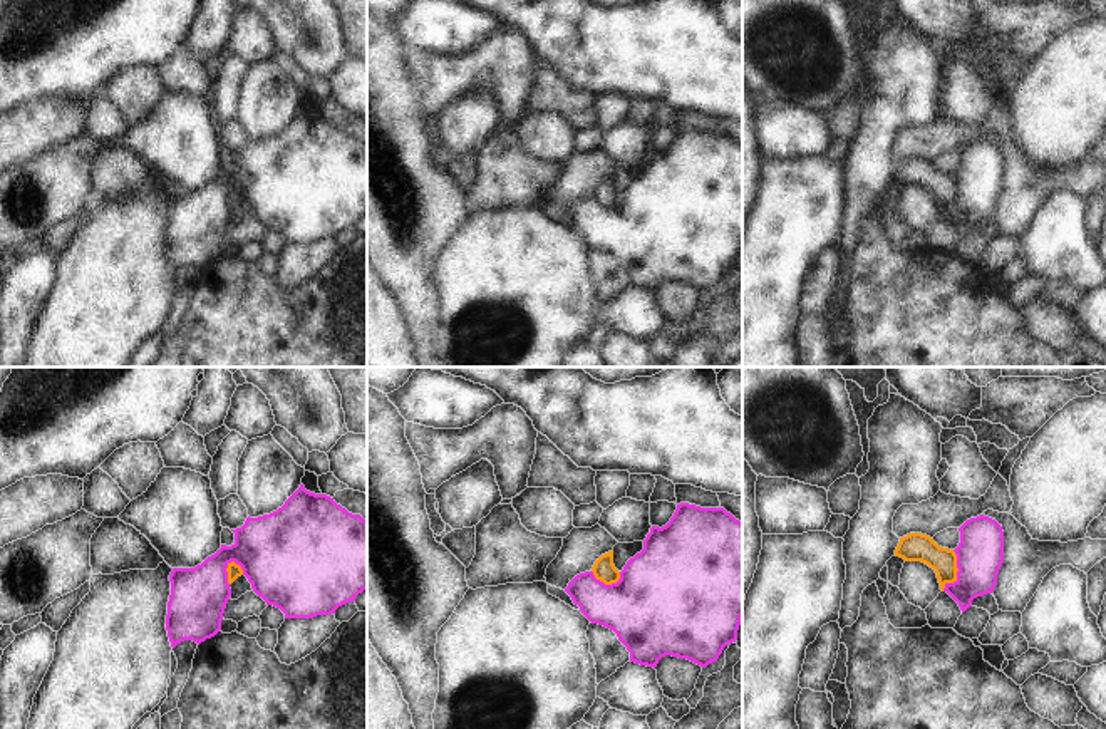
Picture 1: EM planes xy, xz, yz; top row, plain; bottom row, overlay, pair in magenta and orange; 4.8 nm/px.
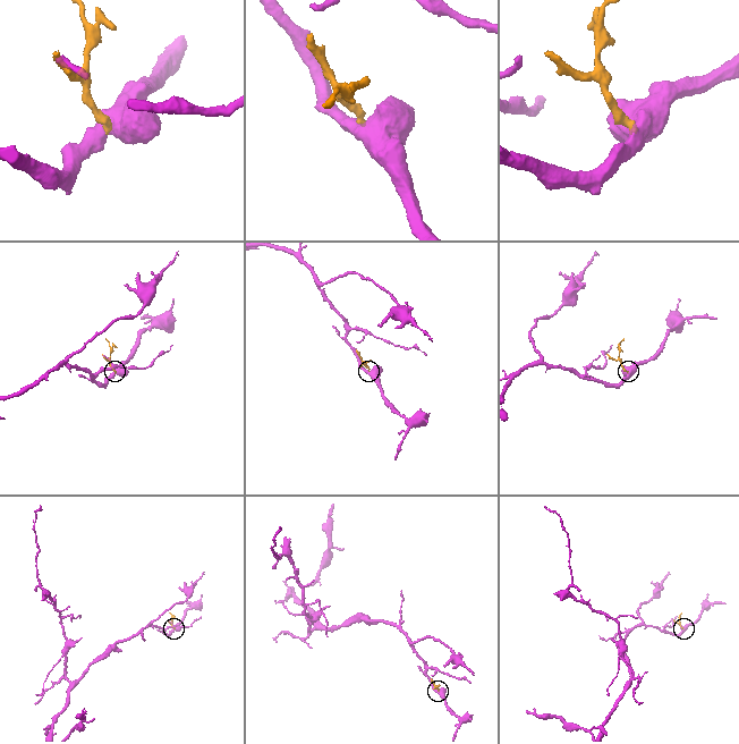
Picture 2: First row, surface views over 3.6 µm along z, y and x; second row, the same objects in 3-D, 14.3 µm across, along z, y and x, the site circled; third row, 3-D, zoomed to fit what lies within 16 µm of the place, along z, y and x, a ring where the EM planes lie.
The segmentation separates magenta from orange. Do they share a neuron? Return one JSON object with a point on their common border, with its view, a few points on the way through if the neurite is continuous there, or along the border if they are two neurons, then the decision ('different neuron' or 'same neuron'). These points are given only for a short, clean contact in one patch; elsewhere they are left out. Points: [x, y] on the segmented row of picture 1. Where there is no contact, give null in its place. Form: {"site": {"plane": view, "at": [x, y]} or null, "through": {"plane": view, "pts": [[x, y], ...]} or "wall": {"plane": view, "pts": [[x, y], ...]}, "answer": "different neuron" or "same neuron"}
{"site": {"plane": "yz", "at": [957, 572]}, "wall": {"plane": "yz", "pts": [[952, 550], [957, 560], [957, 577], [942, 590]]}, "answer": "different neuron"}

